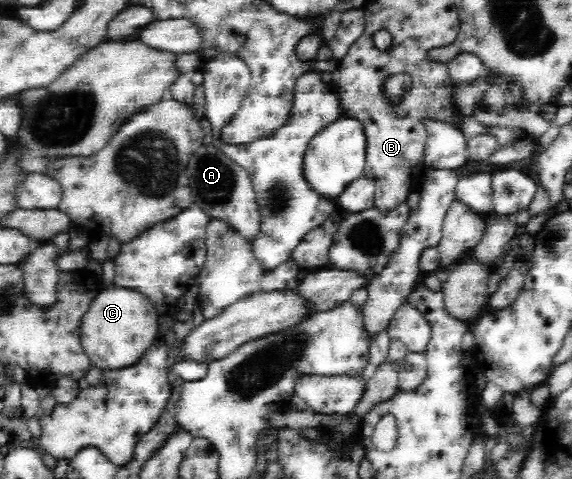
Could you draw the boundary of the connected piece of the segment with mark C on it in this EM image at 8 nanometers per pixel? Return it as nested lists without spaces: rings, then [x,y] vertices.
[[[114,283],[102,286],[82,316],[80,344],[92,367],[114,371],[133,366],[139,356],[159,340],[160,321],[157,309],[144,294]]]

